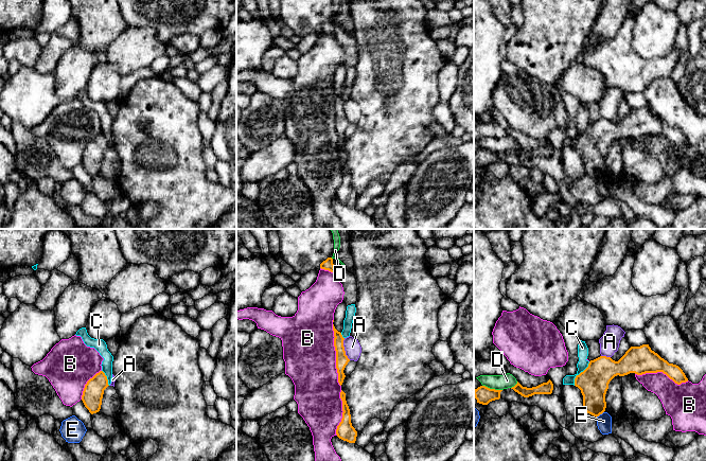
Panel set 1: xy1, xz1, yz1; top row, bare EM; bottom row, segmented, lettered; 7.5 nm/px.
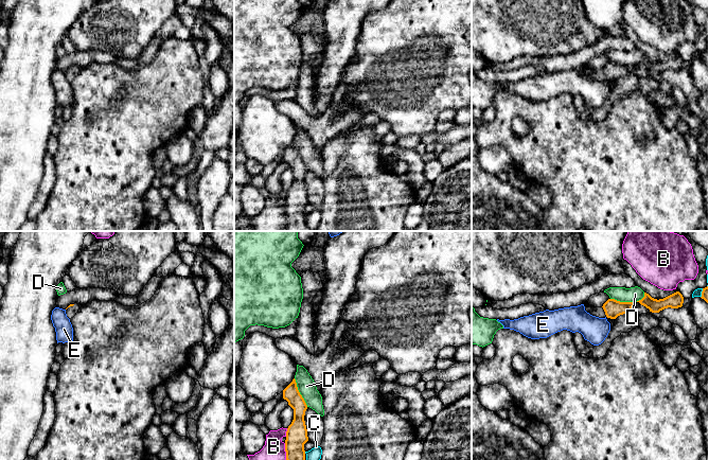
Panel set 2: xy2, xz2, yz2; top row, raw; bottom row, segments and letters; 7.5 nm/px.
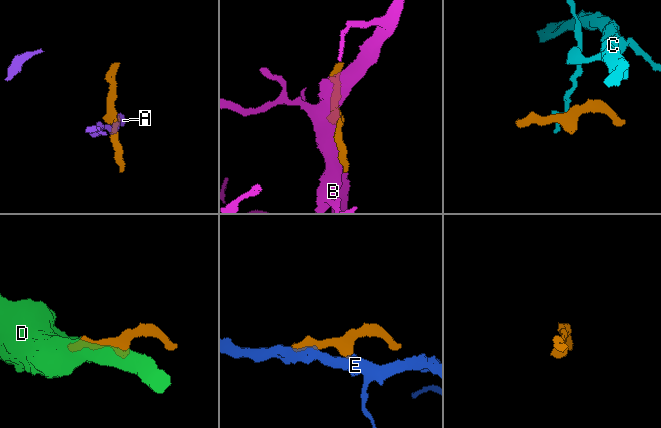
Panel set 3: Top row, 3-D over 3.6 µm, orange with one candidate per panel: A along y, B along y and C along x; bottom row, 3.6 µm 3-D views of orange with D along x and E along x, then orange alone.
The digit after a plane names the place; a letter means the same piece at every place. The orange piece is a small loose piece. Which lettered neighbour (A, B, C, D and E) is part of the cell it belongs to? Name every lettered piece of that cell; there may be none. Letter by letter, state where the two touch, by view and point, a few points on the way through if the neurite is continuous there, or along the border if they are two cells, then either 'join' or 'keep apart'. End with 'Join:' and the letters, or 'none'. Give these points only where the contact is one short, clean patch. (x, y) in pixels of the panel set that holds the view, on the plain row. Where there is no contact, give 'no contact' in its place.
A: xz1 (343, 111) | keep apart
B: xz1 (336, 118) | keep apart
C: yz1 (580, 136) | along yz1 (589, 124), (576, 139), (574, 147) | keep apart
D: xz2 (299, 155) | along xz2 (294, 141), (297, 152), (307, 169) | keep apart
E: yz1 (599, 177) | keep apart
Join: none

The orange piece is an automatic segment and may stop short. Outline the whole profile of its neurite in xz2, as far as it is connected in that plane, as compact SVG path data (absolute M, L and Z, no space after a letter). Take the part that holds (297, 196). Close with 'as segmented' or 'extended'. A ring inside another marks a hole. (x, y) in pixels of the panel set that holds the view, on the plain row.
M296 142L283 153L283 161L294 172L294 182L288 189L285 202L287 231L311 231L305 223L304 207L308 204L304 183L307 167L300 157Z | as segmented

